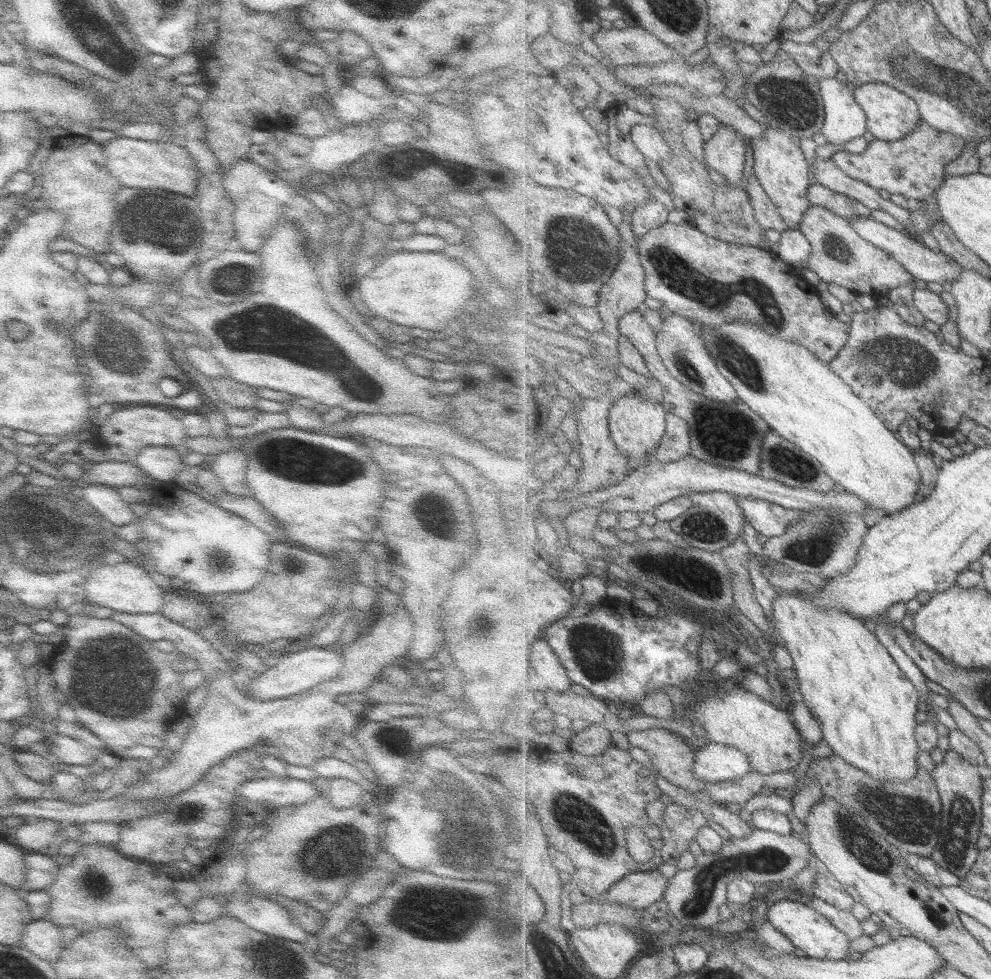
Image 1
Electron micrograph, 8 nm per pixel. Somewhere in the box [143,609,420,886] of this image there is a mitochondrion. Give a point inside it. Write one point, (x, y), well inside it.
(318, 852)

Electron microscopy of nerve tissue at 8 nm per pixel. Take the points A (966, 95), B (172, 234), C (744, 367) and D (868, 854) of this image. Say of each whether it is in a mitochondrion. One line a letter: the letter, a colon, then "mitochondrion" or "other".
A: mitochondrion
B: mitochondrion
C: mitochondrion
D: mitochondrion

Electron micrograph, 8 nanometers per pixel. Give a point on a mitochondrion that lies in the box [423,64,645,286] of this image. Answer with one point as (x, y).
(570, 232)

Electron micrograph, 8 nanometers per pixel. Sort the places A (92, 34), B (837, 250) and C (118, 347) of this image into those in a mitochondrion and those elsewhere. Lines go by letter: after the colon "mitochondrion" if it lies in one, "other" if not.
A: mitochondrion
B: mitochondrion
C: mitochondrion

